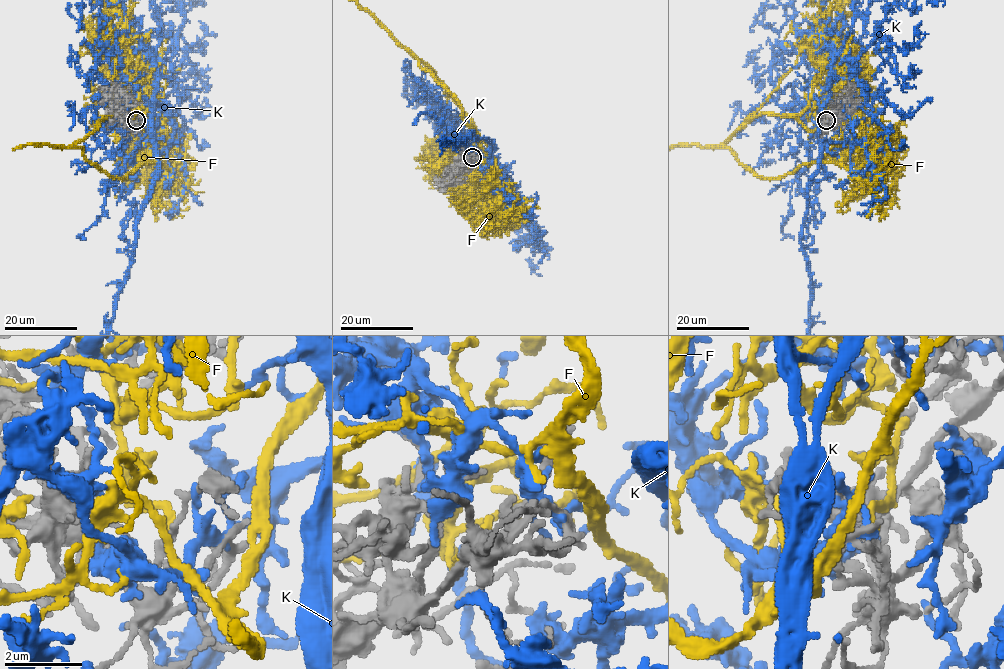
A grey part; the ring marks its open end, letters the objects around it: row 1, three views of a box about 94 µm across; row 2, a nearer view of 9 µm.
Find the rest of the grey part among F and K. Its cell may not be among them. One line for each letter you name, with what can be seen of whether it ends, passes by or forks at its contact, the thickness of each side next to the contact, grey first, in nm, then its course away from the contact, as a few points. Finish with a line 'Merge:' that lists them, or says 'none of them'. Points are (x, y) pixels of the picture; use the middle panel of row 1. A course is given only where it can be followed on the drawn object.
F: it ends | 200/260 nm
Merge: F

